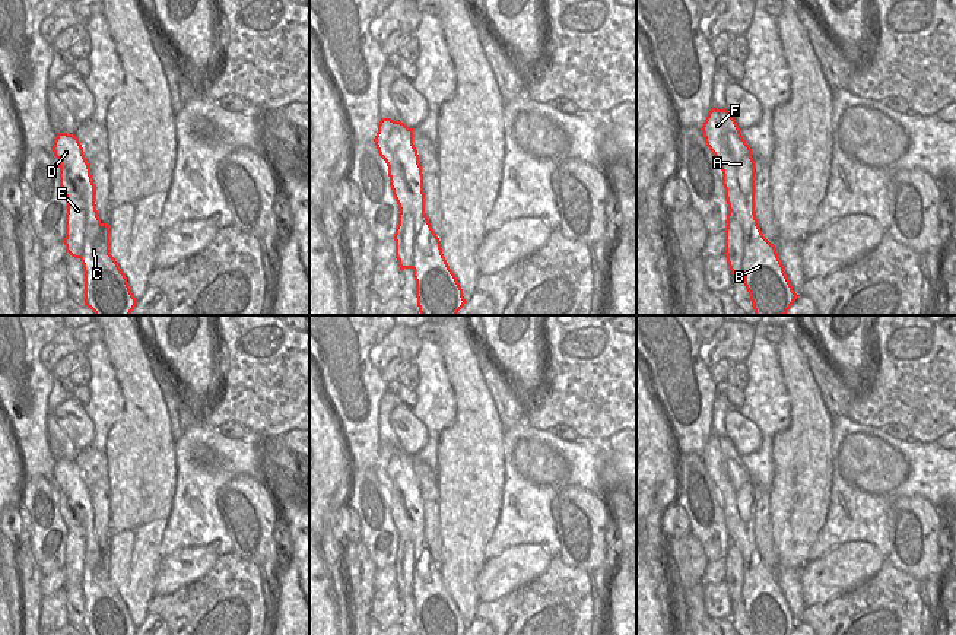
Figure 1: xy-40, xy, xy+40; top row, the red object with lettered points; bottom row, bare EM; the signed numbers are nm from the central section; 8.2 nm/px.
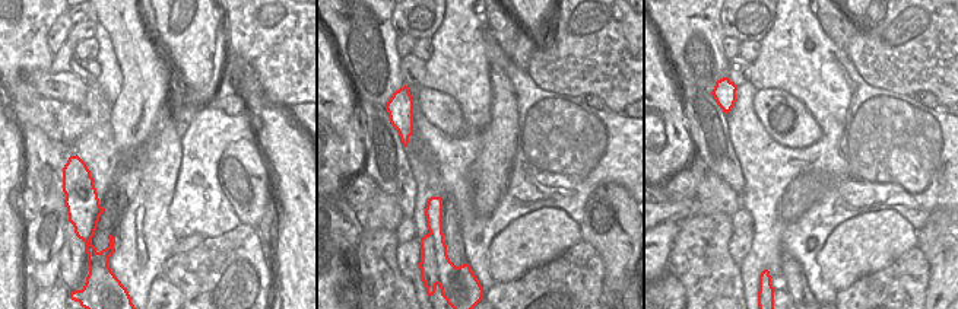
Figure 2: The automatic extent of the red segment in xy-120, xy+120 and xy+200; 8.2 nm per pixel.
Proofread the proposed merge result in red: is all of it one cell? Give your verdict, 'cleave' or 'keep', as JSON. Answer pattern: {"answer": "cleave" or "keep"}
{"answer": "cleave"}

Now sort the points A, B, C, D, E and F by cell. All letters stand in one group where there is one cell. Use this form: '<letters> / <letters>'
A B C D F / E

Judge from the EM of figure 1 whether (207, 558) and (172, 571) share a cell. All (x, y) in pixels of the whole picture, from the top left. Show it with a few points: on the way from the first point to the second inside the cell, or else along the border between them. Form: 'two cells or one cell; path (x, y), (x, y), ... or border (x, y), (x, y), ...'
one cell; path (199, 561), (181, 568)

